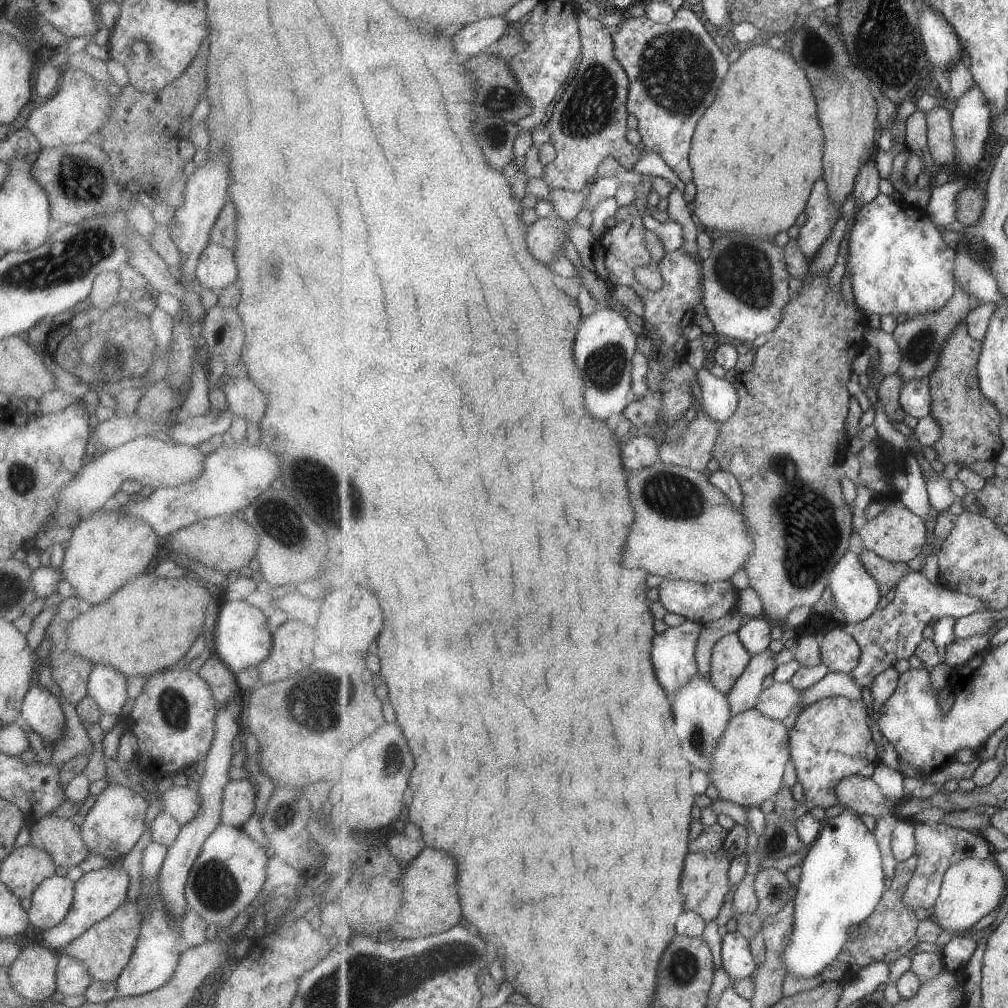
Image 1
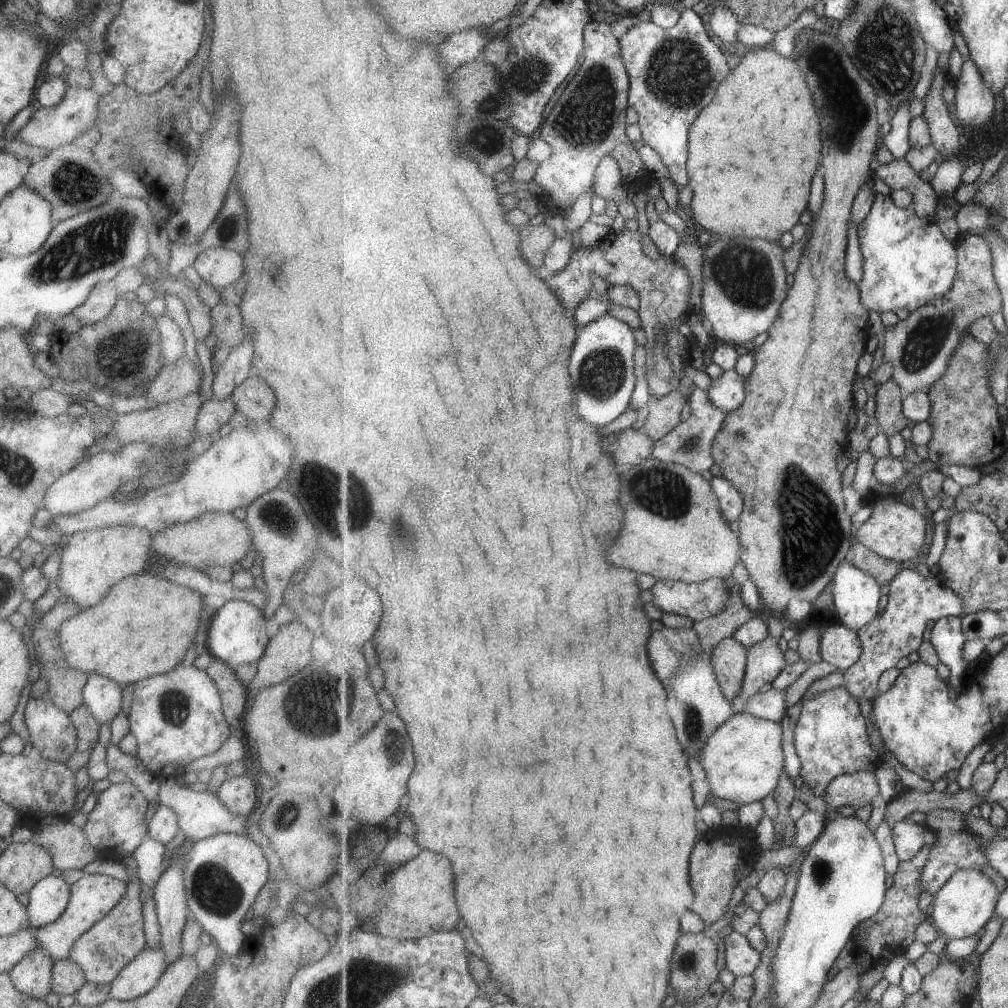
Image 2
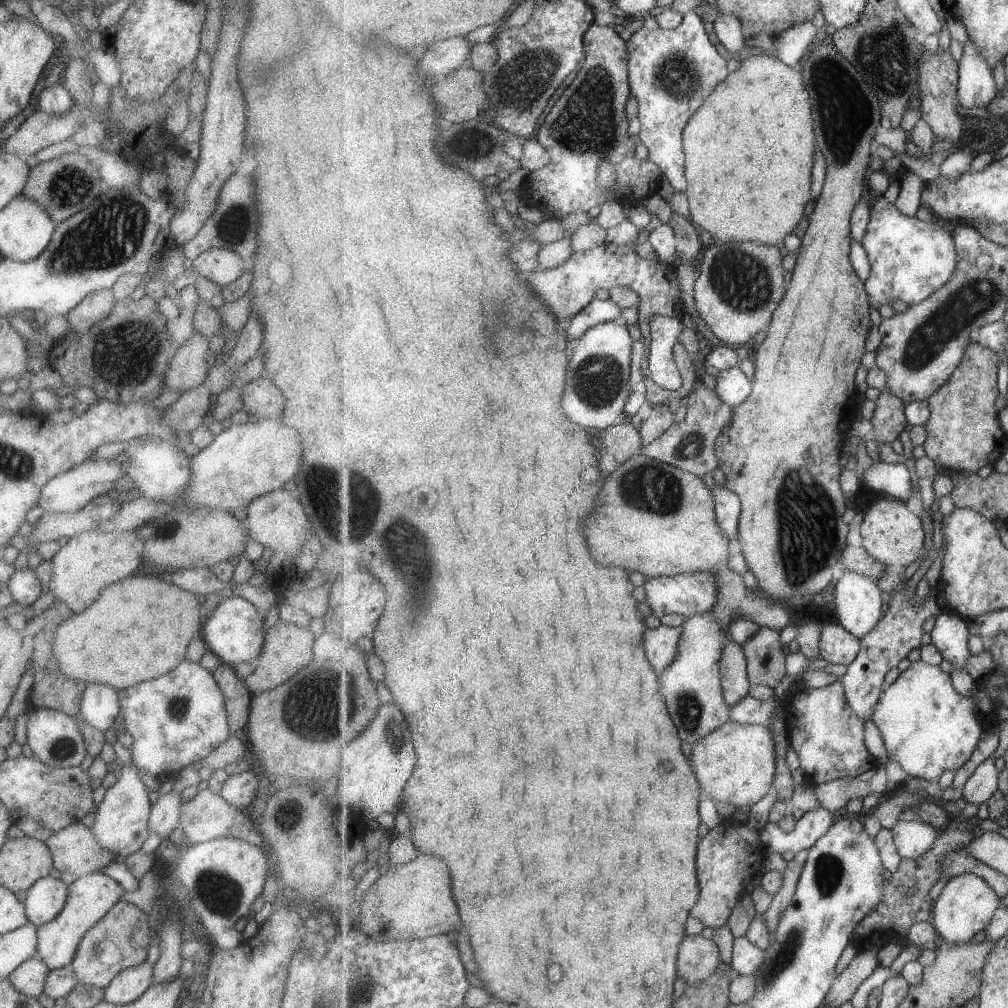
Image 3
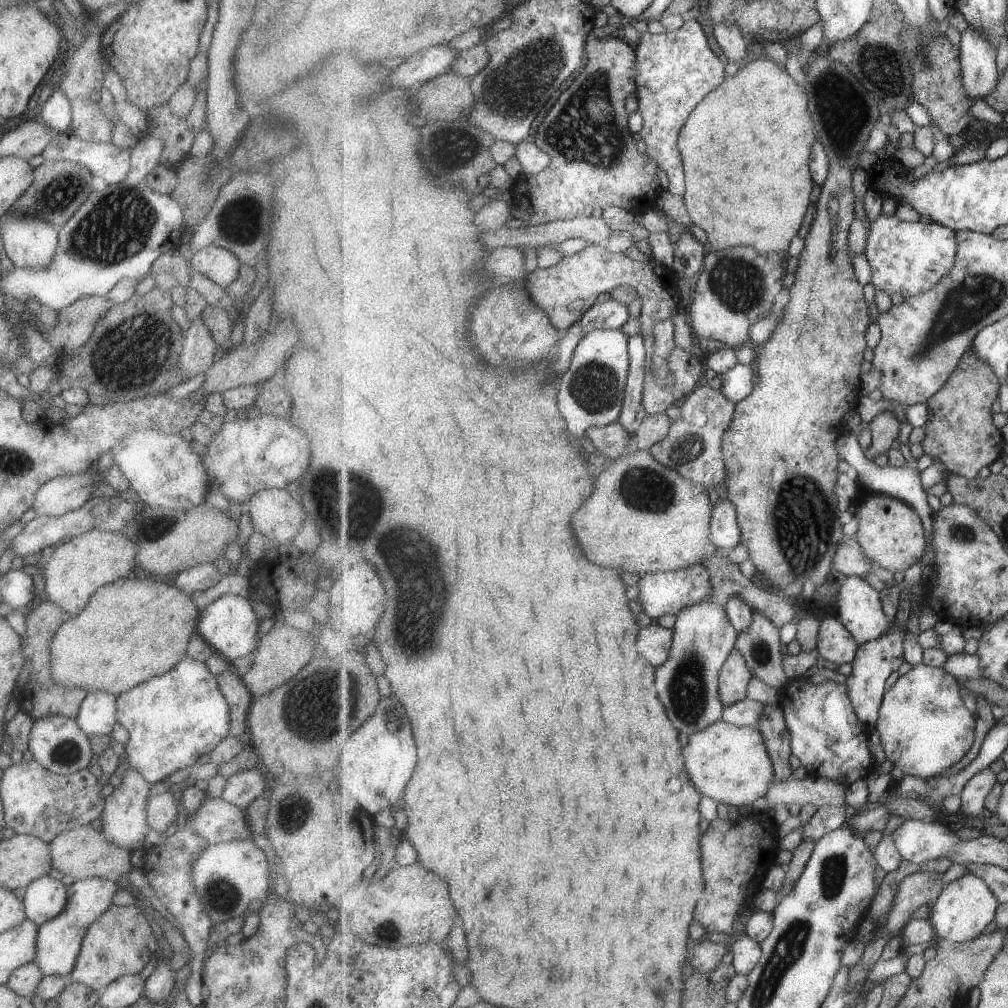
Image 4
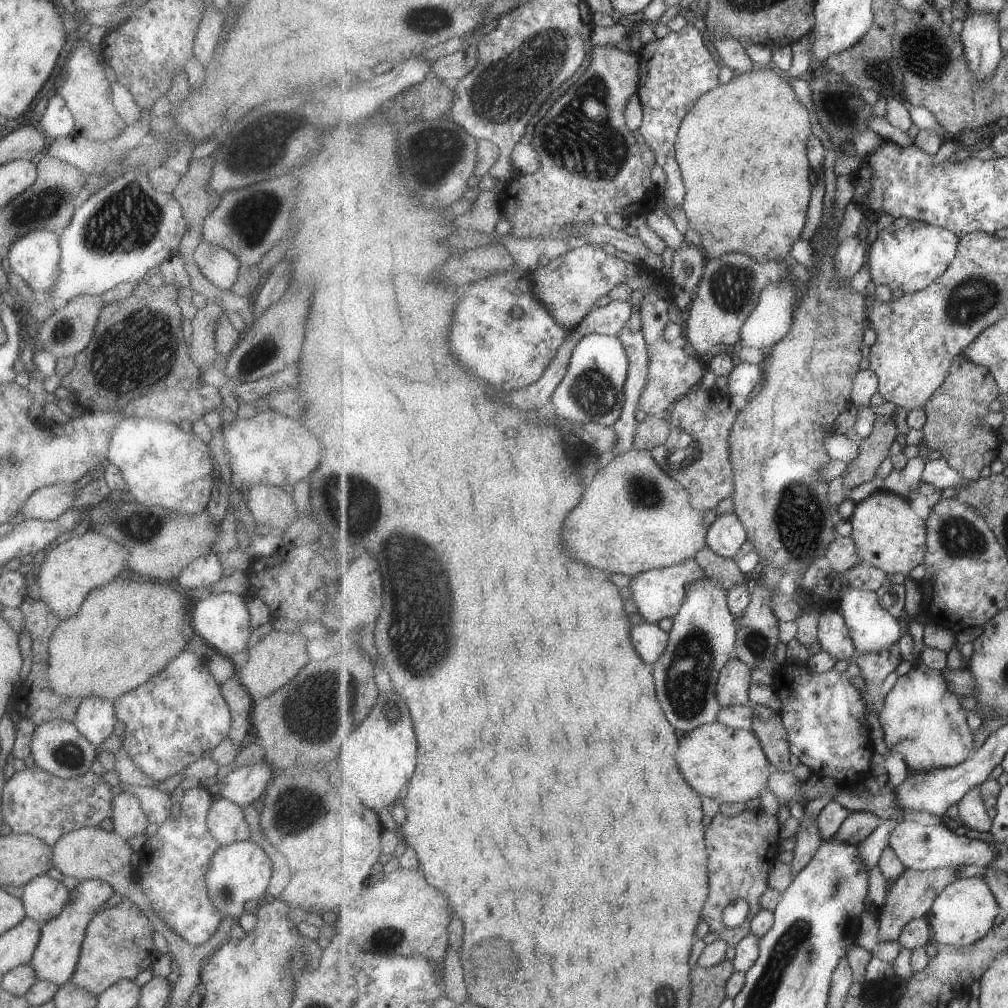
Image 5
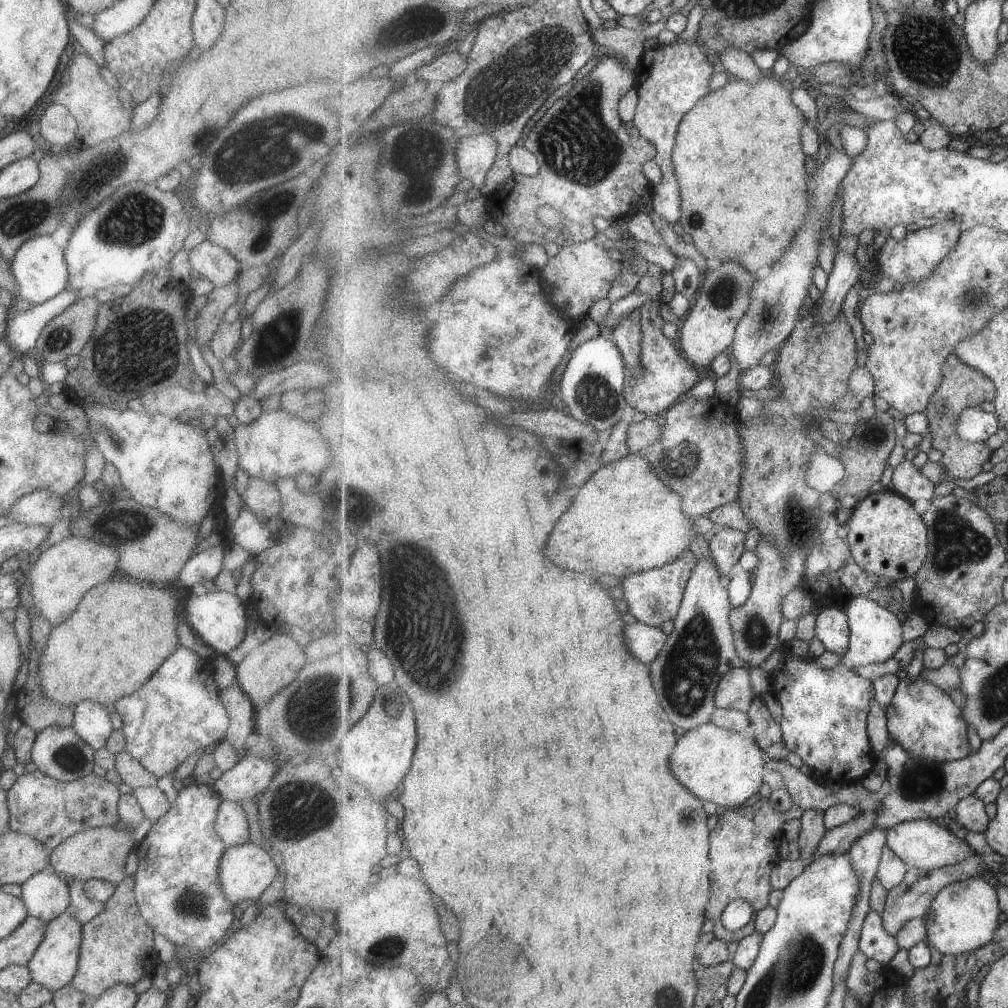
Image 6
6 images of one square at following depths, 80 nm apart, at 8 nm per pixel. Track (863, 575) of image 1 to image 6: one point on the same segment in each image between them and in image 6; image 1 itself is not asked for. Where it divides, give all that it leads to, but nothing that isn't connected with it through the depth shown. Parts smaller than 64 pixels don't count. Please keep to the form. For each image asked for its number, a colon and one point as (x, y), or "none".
2: (857, 594)
3: (859, 601)
4: (859, 604)
5: (872, 628)
6: (876, 635)

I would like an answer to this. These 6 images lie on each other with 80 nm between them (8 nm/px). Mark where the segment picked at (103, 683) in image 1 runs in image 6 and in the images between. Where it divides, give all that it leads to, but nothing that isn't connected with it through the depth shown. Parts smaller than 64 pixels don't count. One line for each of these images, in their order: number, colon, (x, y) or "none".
2: (102, 696)
3: (99, 706)
4: (96, 715)
5: (94, 719)
6: (90, 721)

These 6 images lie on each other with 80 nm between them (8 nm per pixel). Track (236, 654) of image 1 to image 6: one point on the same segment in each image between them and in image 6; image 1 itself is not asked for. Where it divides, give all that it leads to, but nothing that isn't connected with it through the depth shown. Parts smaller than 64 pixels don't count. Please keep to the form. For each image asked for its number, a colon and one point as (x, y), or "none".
2: (238, 634)
3: (233, 631)
4: (228, 625)
5: (222, 620)
6: (217, 618)

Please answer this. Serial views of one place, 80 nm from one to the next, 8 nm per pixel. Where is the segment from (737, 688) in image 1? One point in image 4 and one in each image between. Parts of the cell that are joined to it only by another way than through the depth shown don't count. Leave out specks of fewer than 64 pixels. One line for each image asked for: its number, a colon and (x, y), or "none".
2: (766, 660)
3: (766, 658)
4: (761, 645)

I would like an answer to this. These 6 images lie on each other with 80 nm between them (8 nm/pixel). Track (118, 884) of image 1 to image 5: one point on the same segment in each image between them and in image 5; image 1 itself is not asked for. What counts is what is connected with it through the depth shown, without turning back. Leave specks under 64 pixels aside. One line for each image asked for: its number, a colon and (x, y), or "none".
2: (91, 896)
3: (89, 897)
4: (58, 940)
5: (56, 953)

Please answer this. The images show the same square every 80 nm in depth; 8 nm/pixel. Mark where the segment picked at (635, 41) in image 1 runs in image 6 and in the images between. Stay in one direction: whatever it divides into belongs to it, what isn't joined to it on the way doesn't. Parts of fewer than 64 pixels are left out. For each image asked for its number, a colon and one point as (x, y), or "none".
2: (686, 67)
3: (672, 71)
4: (674, 70)
5: (677, 70)
6: (671, 78)

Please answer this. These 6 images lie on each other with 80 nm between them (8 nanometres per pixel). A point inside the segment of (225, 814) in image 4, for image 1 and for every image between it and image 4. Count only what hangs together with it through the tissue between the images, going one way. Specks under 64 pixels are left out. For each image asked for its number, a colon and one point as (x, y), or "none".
1: (181, 803)
2: (198, 814)
3: (205, 816)

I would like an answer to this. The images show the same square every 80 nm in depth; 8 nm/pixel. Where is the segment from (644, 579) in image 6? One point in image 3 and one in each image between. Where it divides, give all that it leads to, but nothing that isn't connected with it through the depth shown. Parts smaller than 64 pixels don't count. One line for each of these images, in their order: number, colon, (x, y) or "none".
3: (690, 594)
4: (662, 593)
5: (660, 593)

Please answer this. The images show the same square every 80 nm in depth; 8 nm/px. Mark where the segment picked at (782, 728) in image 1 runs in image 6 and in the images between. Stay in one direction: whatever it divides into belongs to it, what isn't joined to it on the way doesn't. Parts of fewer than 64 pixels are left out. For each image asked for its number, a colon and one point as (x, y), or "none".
2: (744, 761)
3: (736, 764)
4: (732, 764)
5: (727, 764)
6: (727, 767)

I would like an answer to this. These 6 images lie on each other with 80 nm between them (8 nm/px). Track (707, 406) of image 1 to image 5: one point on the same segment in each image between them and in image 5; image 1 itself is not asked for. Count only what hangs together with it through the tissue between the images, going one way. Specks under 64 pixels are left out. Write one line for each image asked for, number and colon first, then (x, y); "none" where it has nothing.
2: (728, 391)
3: (733, 386)
4: (737, 383)
5: (744, 377)

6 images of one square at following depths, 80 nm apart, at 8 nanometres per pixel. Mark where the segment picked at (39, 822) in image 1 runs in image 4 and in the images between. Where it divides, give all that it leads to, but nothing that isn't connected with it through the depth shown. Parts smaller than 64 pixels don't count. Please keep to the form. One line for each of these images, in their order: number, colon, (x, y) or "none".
2: (65, 842)
3: (73, 849)
4: (81, 852)

